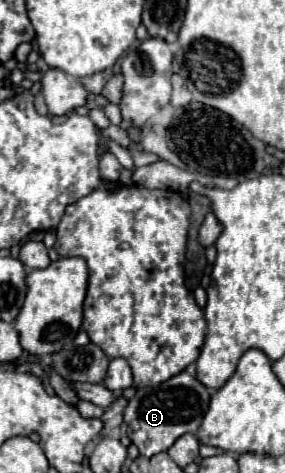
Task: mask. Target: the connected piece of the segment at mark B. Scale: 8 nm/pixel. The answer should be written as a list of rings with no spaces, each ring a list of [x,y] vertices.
[[[182,371],[156,387],[138,389],[124,411],[130,441],[140,449],[140,455],[144,457],[168,451],[168,447],[184,433],[196,433],[200,421],[204,419],[204,413],[208,411],[208,403],[210,391],[188,371]]]

